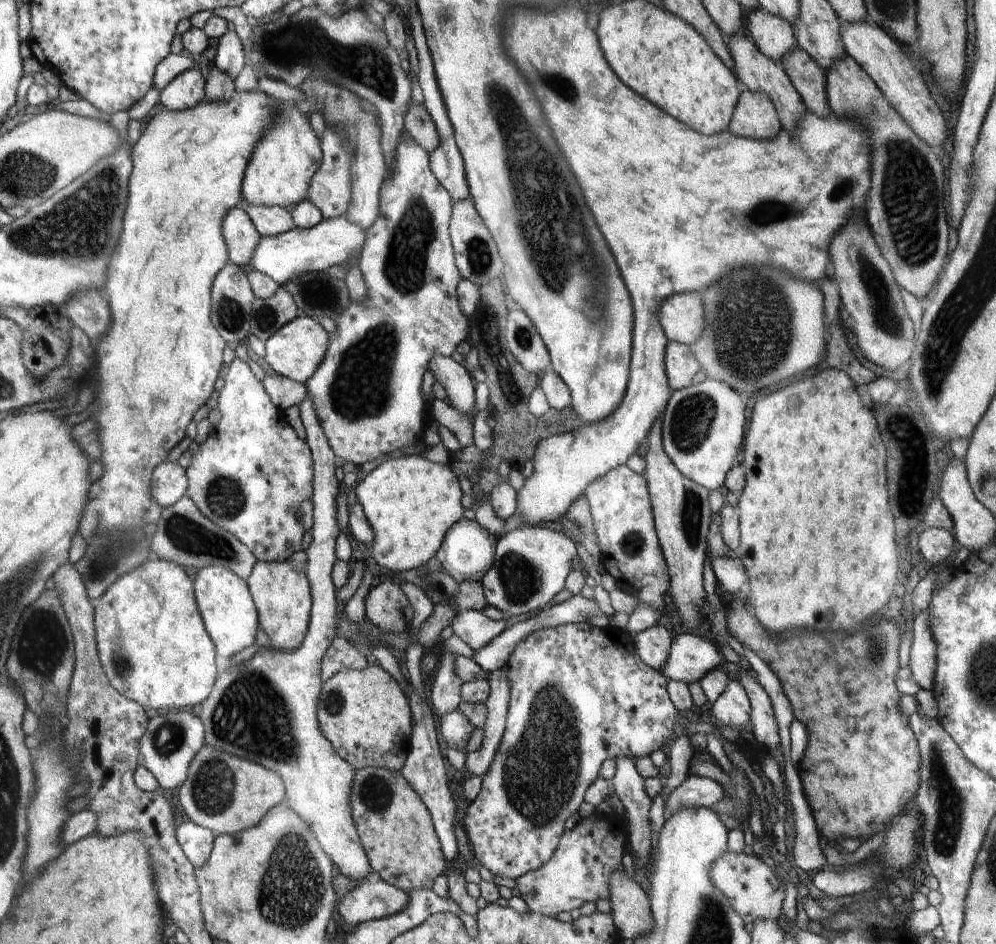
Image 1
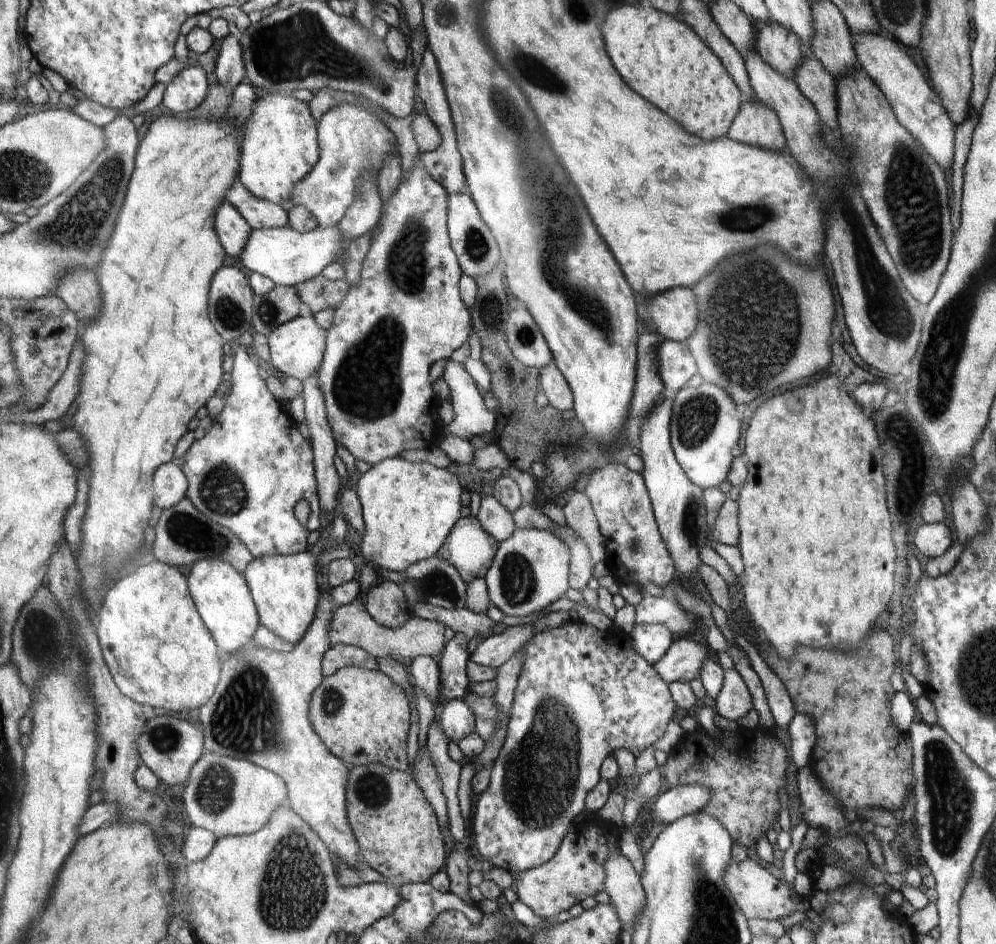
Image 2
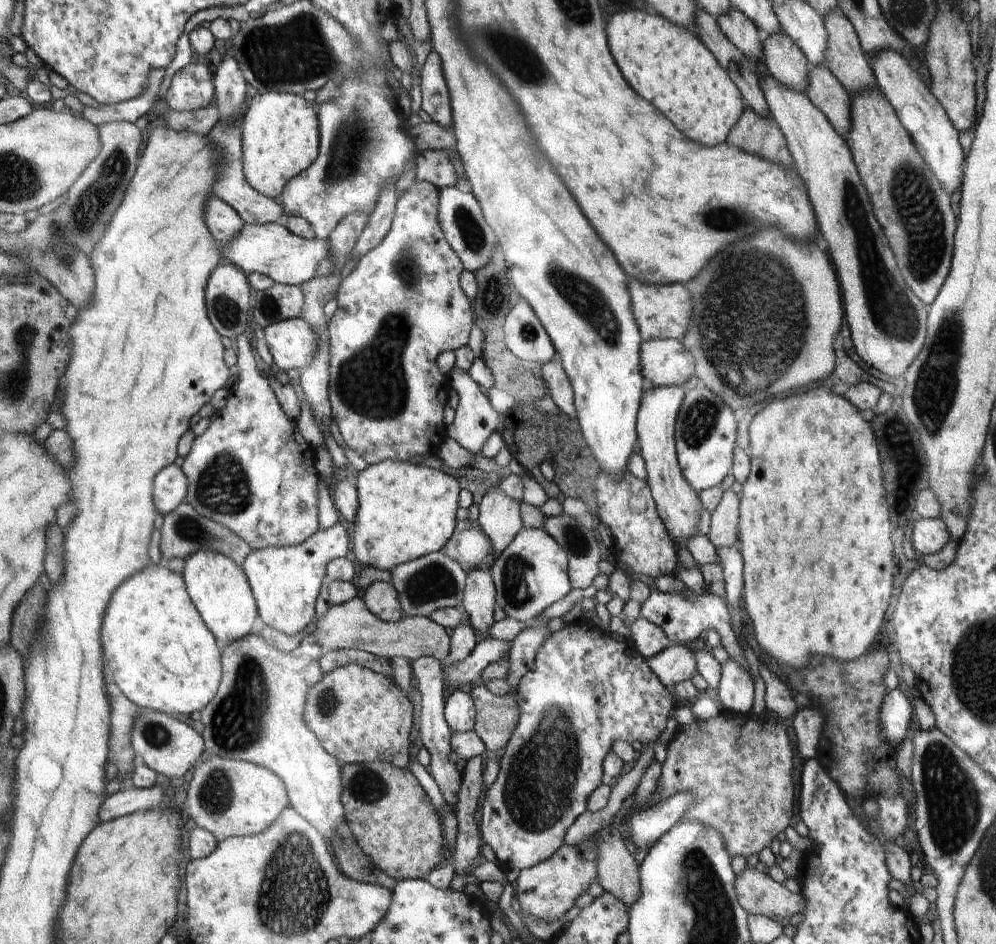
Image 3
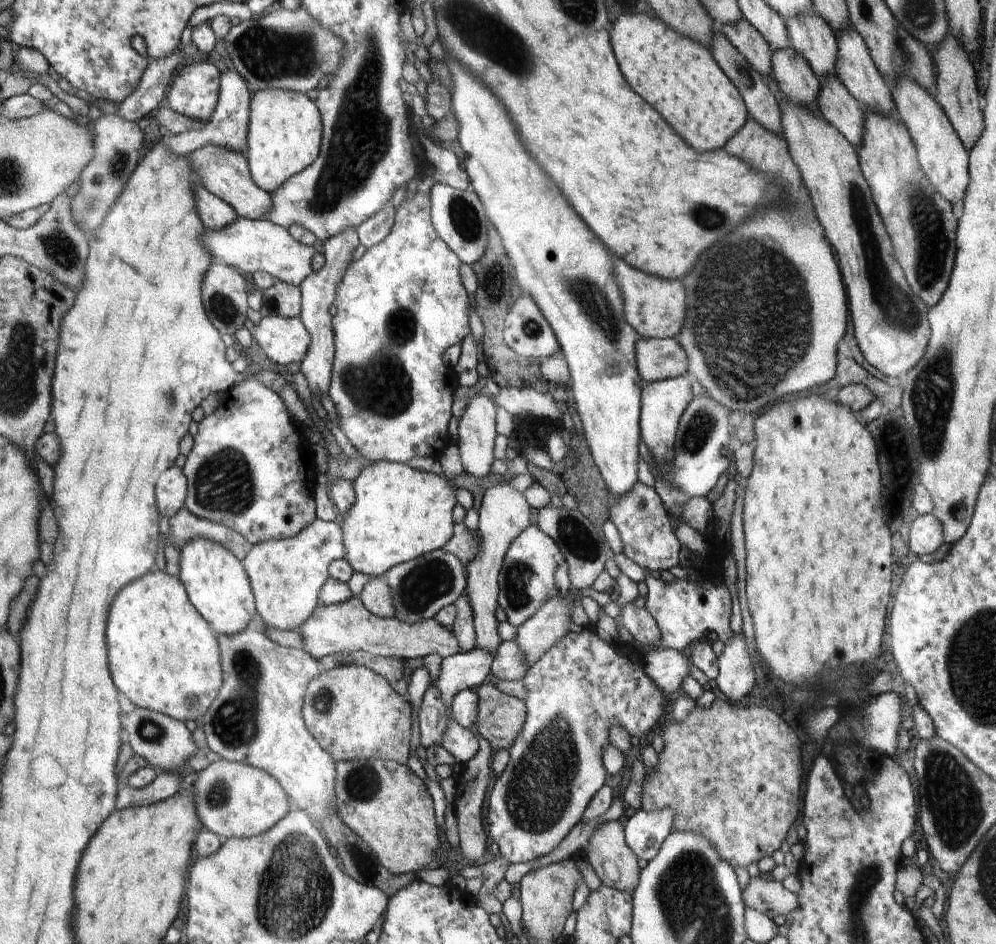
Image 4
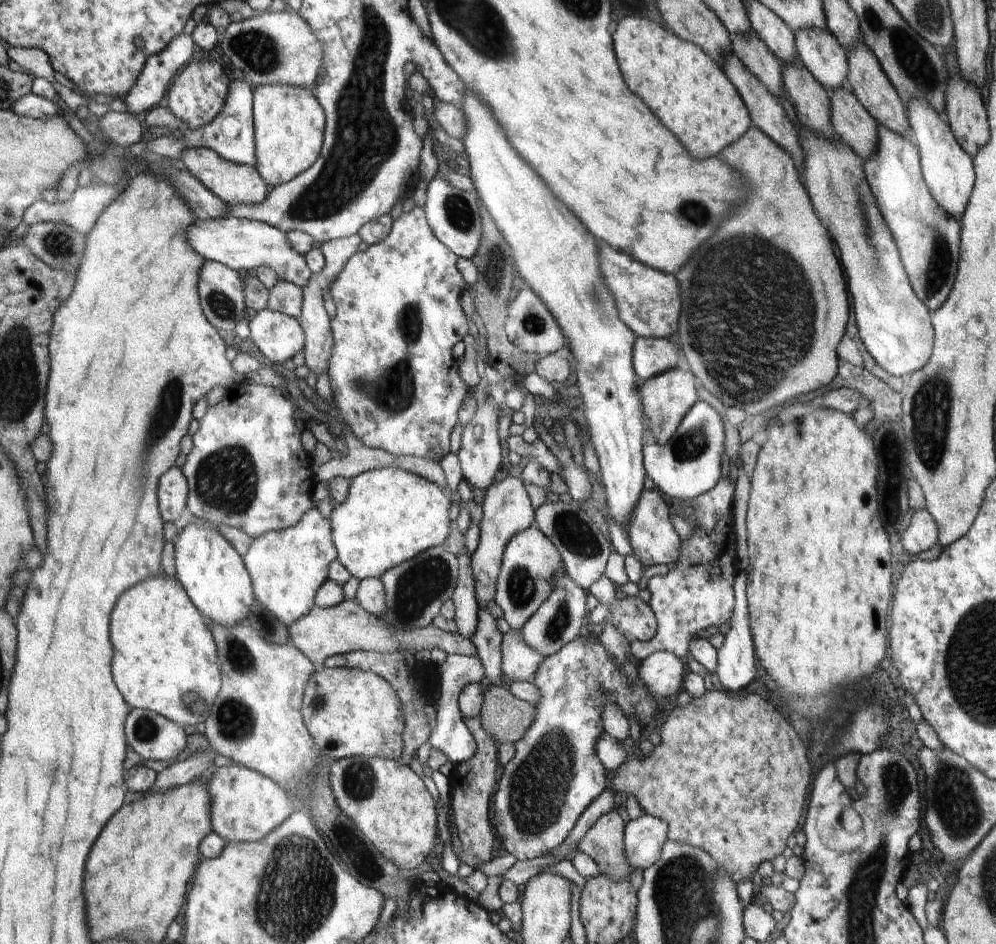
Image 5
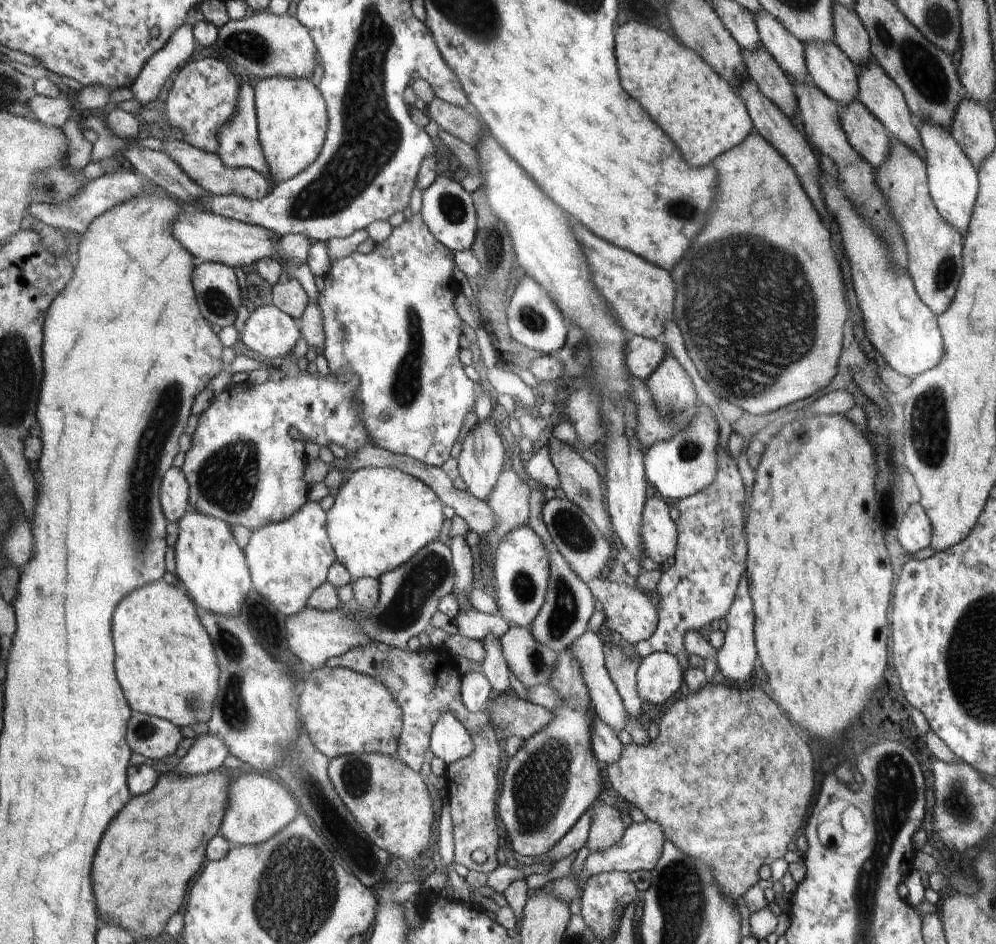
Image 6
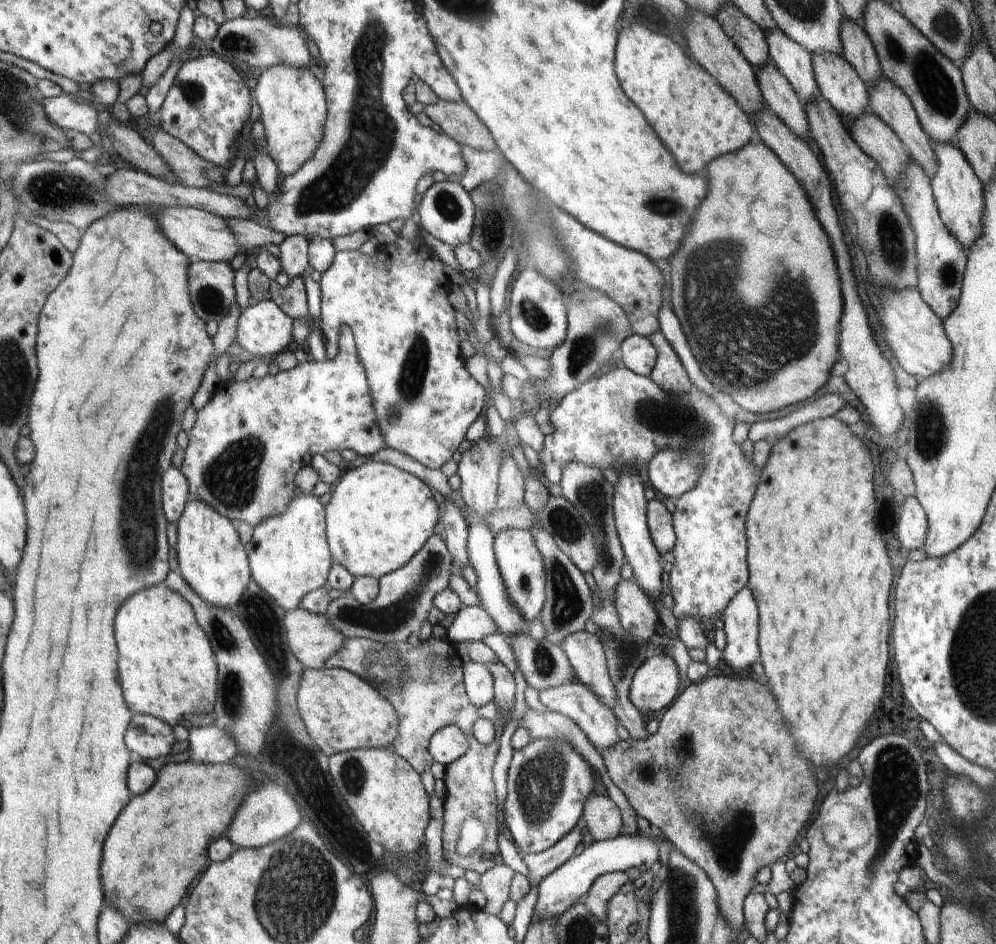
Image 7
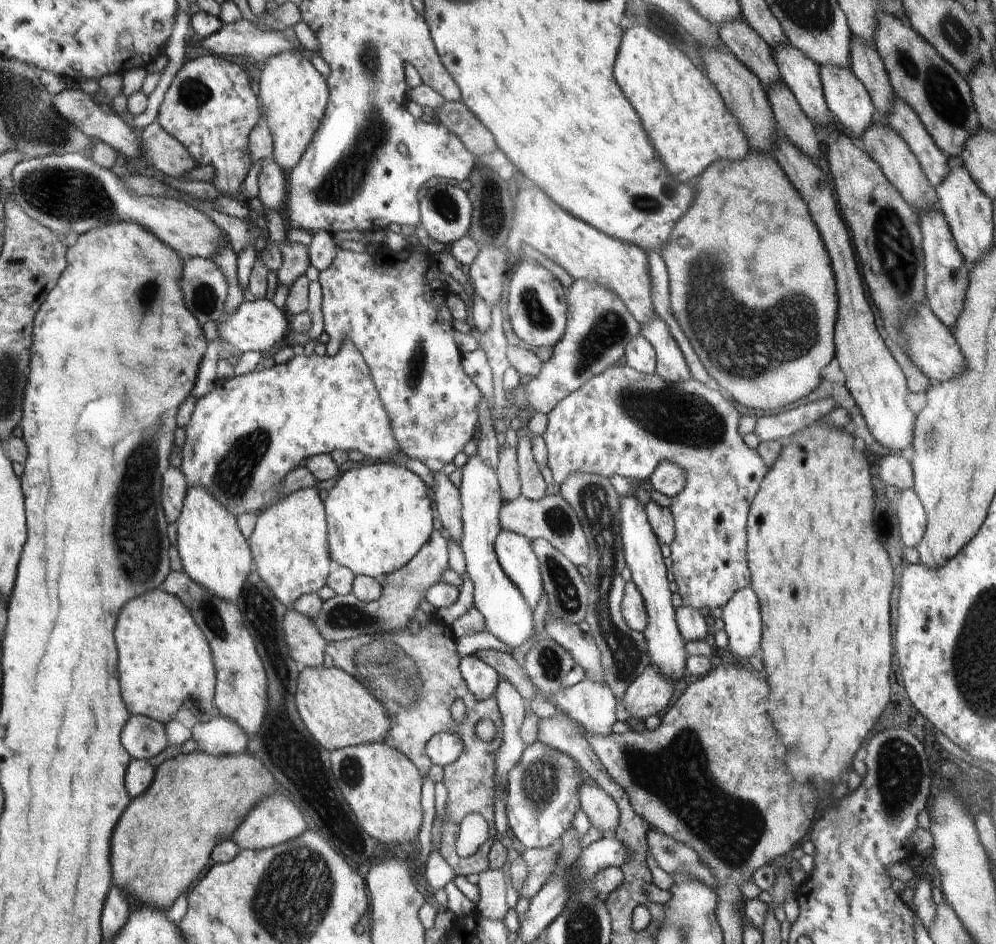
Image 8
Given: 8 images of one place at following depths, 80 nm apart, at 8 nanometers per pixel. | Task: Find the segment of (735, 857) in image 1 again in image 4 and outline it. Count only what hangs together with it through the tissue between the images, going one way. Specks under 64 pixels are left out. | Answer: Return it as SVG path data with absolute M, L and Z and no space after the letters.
M770 876L750 877L744 892L748 908L776 916L792 915L800 907L797 894L786 889Z

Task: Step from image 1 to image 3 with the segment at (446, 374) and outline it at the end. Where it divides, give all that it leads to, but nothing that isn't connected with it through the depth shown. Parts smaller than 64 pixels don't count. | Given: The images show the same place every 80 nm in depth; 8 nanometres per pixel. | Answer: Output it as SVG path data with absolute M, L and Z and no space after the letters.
M453 368L448 374L459 398L458 406L454 409L455 419L449 425L450 438L469 451L481 454L482 446L490 434L497 430L499 416L492 408L486 391L470 377L469 373Z

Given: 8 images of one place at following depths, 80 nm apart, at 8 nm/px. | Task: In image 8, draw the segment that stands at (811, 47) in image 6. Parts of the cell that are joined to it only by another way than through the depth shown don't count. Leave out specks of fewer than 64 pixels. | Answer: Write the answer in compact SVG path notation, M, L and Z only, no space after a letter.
M828 63L820 65L819 70L825 97L829 102L830 112L833 112L835 122L842 124L844 133L854 140L862 138L872 127L872 122L876 121L876 108L868 89L850 68L837 67Z

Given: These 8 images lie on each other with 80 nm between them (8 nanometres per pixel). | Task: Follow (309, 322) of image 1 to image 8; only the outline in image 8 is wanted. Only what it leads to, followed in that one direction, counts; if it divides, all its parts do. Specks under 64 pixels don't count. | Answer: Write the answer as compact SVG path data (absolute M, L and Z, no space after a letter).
M266 297L251 302L243 301L232 316L220 320L218 334L240 352L258 350L265 356L270 355L284 345L286 337L290 333L288 321L284 309L278 308Z

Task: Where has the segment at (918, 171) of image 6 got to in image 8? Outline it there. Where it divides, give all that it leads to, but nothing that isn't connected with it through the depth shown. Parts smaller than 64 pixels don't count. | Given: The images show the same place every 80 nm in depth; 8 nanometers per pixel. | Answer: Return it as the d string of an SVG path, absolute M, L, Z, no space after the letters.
M930 210L918 215L921 218L923 230L923 248L925 252L925 273L927 286L926 304L933 310L933 314L950 329L957 327L967 302L969 292L968 266L965 258L957 248L956 238L953 237L949 222L945 220L942 212Z

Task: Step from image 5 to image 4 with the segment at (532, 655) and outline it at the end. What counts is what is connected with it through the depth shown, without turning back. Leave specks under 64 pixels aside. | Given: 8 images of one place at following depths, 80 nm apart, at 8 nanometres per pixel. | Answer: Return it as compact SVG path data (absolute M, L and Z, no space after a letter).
M502 640L491 662L490 681L521 681L527 668L527 661L517 644Z

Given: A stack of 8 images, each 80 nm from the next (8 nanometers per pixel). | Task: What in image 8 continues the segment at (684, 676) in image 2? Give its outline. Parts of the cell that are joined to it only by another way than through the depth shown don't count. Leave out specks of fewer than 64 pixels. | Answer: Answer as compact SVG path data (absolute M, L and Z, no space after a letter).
M651 665L626 688L622 704L630 712L631 720L643 725L646 719L657 716L670 704L674 687L674 682Z

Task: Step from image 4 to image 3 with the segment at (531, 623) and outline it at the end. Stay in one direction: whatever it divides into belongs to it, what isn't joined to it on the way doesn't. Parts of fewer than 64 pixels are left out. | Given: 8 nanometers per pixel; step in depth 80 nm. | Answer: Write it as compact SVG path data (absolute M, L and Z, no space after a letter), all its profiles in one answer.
M536 620L511 642L511 649L507 654L509 671L505 679L514 689L521 676L533 667L536 649L542 644L544 637L551 633L544 628L546 623Z

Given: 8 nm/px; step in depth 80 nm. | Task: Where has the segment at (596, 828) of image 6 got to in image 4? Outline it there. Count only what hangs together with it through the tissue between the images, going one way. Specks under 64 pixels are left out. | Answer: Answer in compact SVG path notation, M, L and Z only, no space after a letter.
M608 821L601 824L590 837L588 846L583 853L592 864L602 885L626 892L634 892L639 883L640 866L637 863L637 856L632 852L625 841L623 826L617 821Z

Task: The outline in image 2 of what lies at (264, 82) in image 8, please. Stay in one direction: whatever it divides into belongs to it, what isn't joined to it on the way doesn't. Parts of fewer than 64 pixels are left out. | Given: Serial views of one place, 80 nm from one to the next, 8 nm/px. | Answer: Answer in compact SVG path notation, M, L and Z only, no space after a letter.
M286 94L258 96L241 140L241 183L260 200L290 204L294 187L320 162L316 122L306 102Z

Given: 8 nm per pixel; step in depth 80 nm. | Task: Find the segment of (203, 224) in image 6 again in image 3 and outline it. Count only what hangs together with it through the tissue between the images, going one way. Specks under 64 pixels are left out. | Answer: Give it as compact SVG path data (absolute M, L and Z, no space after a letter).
M283 223L245 224L229 245L220 244L222 259L244 272L262 273L275 283L303 286L317 275L317 266L329 256L329 242L315 234L311 239L290 232Z

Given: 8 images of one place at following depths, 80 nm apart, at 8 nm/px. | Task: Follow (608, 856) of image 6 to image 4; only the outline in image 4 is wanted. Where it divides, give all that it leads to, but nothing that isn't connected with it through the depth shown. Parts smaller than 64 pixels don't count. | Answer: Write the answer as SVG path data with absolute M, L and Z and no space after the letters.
M675 808L637 810L623 826L625 841L637 858L651 861L664 839L673 831Z

